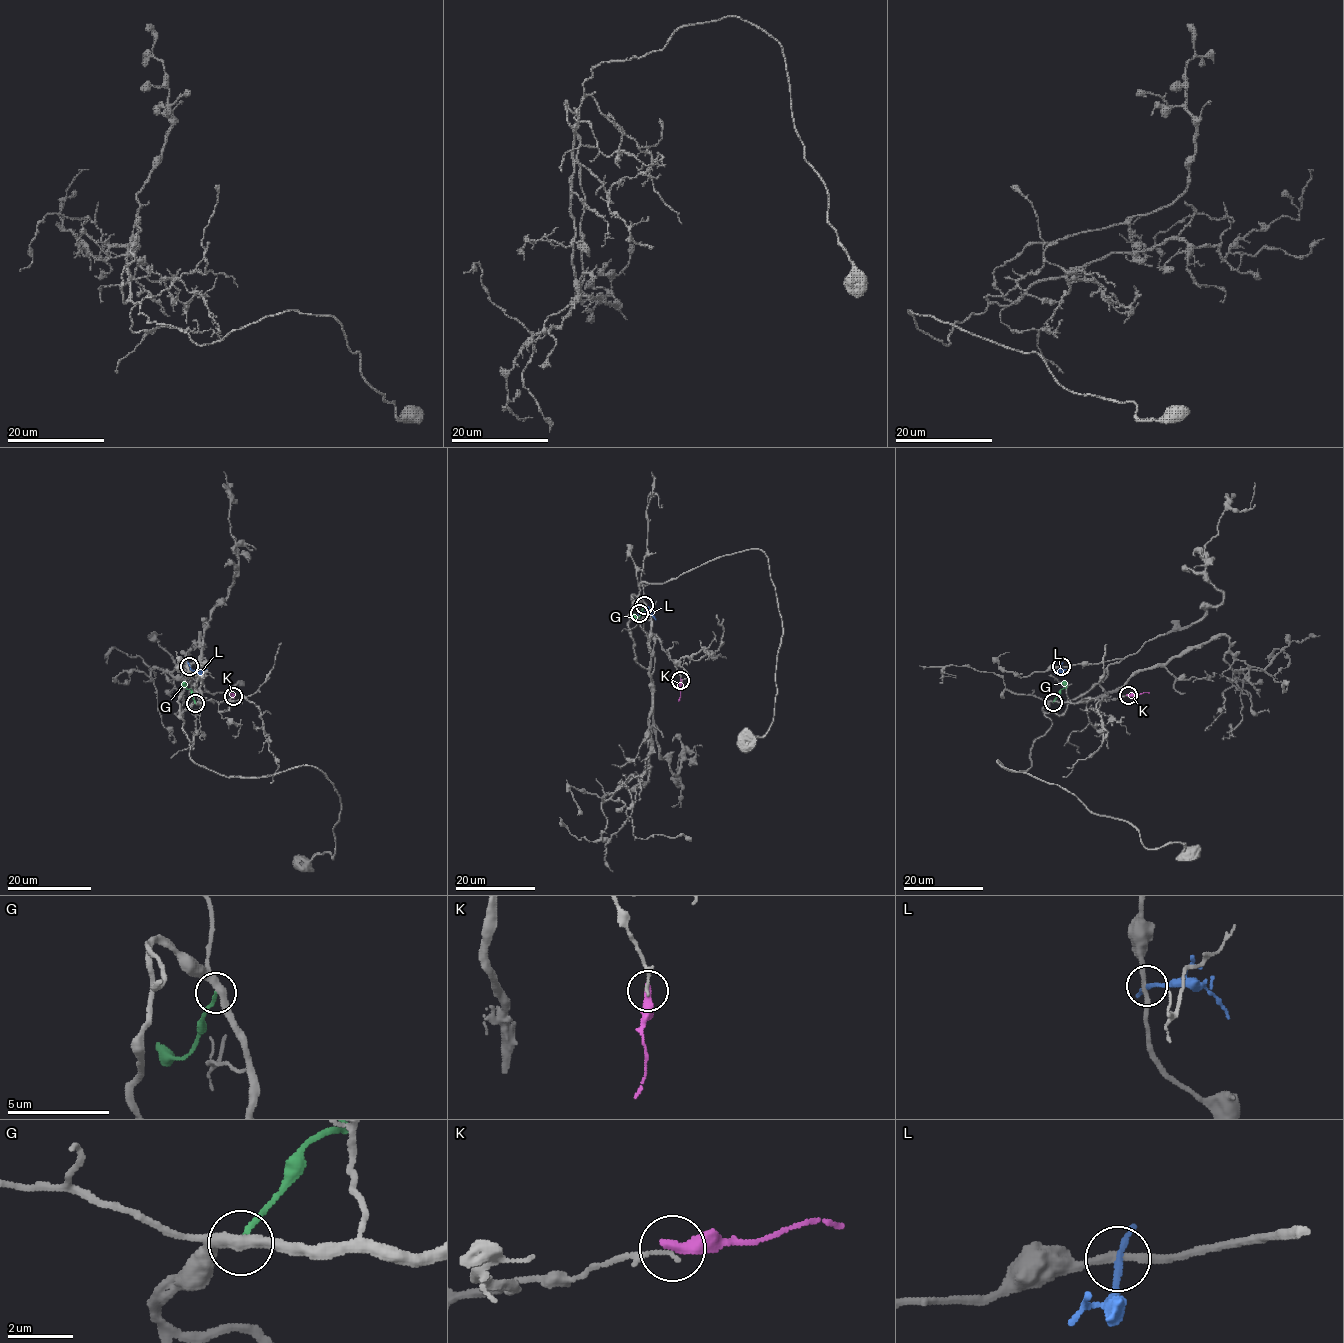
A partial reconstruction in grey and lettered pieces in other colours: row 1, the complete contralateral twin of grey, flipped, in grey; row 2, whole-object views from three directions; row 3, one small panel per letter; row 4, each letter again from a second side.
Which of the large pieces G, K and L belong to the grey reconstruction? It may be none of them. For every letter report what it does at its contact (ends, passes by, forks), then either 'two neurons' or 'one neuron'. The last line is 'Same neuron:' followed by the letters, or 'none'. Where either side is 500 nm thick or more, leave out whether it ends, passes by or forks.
G: it ends | two neurons
K: it ends | two neurons
L: it ends | two neurons
Same neuron: none

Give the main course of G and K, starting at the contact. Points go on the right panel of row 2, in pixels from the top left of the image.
G: (1053, 702), (1066, 688), (1063, 681)
K: (1128, 695), (1149, 693)

